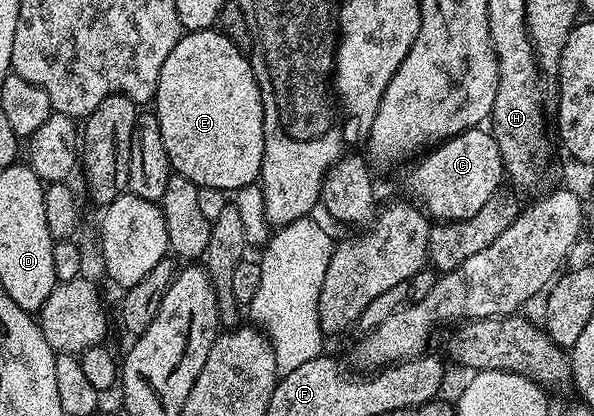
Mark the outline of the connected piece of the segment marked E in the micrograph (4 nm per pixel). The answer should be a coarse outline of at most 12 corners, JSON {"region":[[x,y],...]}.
{"region":[[215,28],[166,55],[154,112],[173,170],[257,184],[262,91]]}

